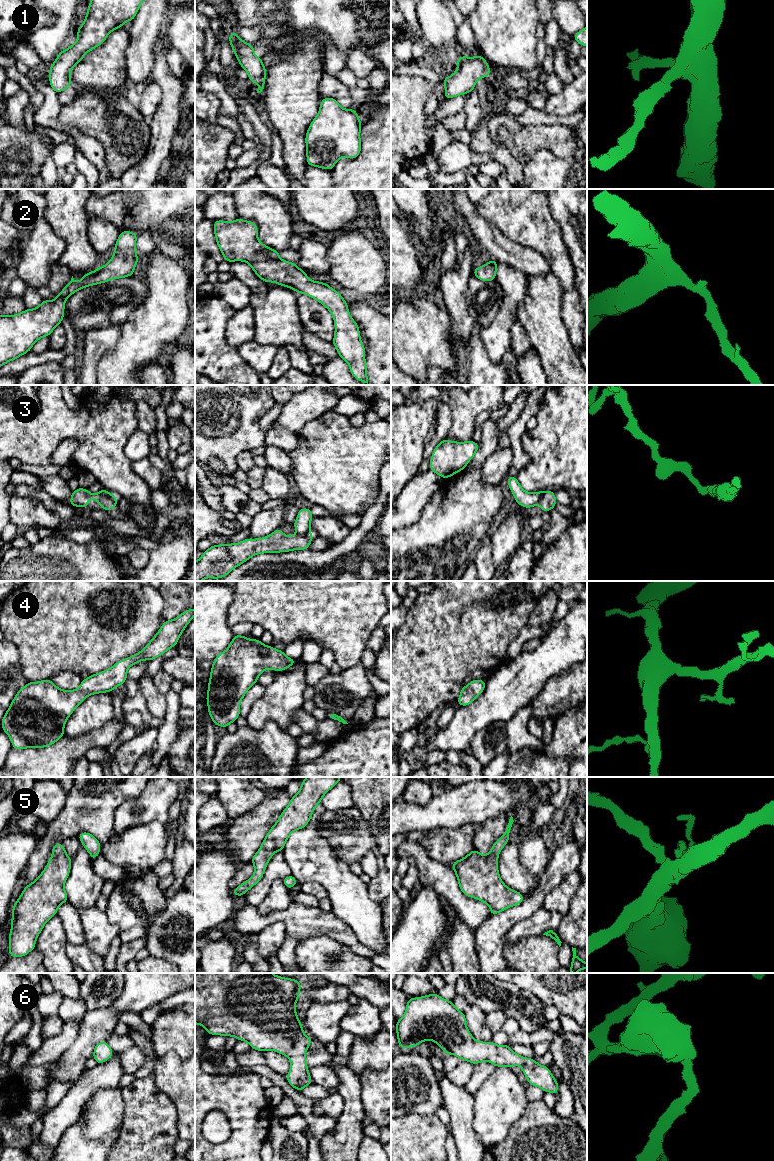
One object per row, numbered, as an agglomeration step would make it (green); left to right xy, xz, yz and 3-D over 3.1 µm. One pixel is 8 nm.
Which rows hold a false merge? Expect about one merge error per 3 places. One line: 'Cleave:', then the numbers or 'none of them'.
Cleave: 3

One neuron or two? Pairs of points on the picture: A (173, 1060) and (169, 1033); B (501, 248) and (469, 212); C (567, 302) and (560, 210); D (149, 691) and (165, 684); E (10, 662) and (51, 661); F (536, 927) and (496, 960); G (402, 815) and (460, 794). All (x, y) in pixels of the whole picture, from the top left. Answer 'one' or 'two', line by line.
A: two
B: one
C: two
D: two
E: two
F: two
G: one

